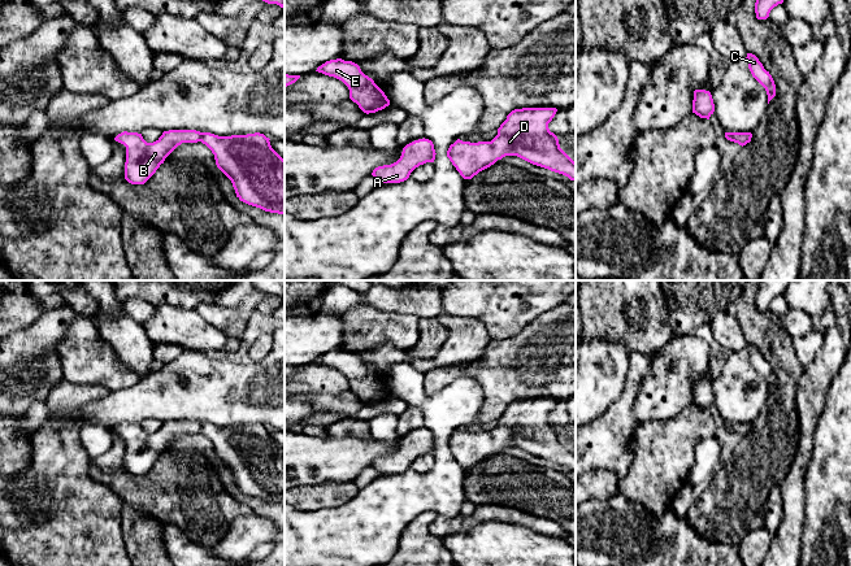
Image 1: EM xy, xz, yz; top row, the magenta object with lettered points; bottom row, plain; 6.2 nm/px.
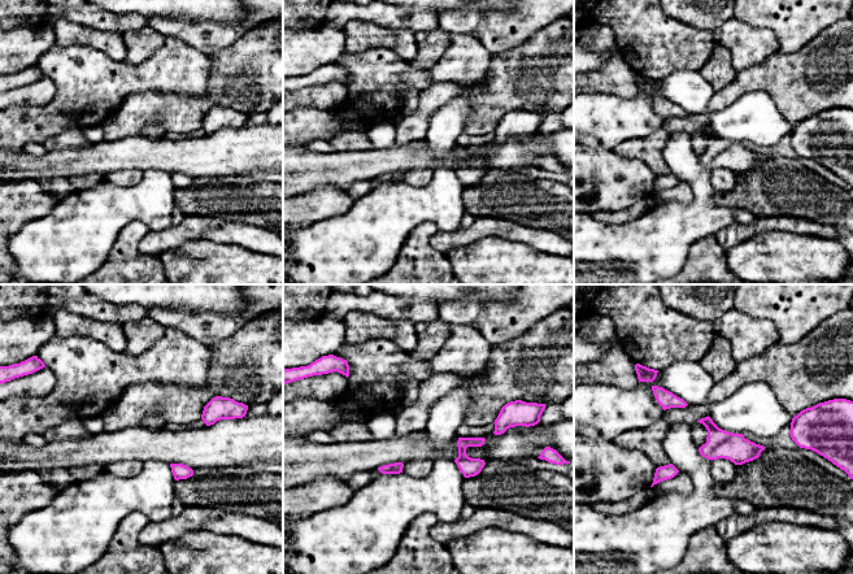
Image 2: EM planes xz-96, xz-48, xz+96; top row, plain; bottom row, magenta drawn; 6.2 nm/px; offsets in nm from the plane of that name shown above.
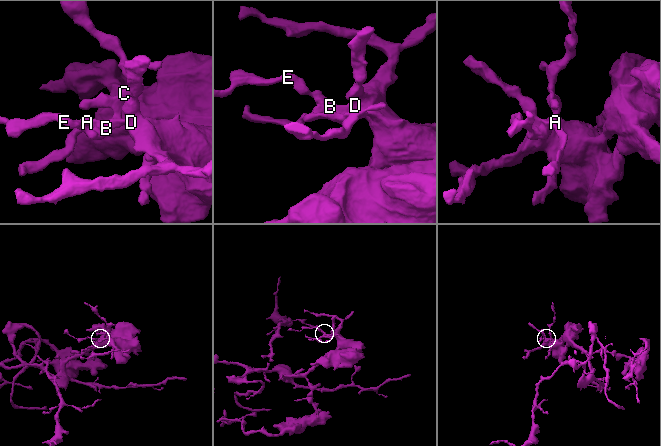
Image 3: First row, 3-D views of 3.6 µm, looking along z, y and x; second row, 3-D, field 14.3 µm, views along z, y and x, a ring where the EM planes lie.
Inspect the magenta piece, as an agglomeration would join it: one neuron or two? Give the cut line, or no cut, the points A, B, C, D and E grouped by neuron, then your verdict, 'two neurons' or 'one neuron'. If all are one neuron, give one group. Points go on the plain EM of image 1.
cut none; groups A B C D E; one neuron

